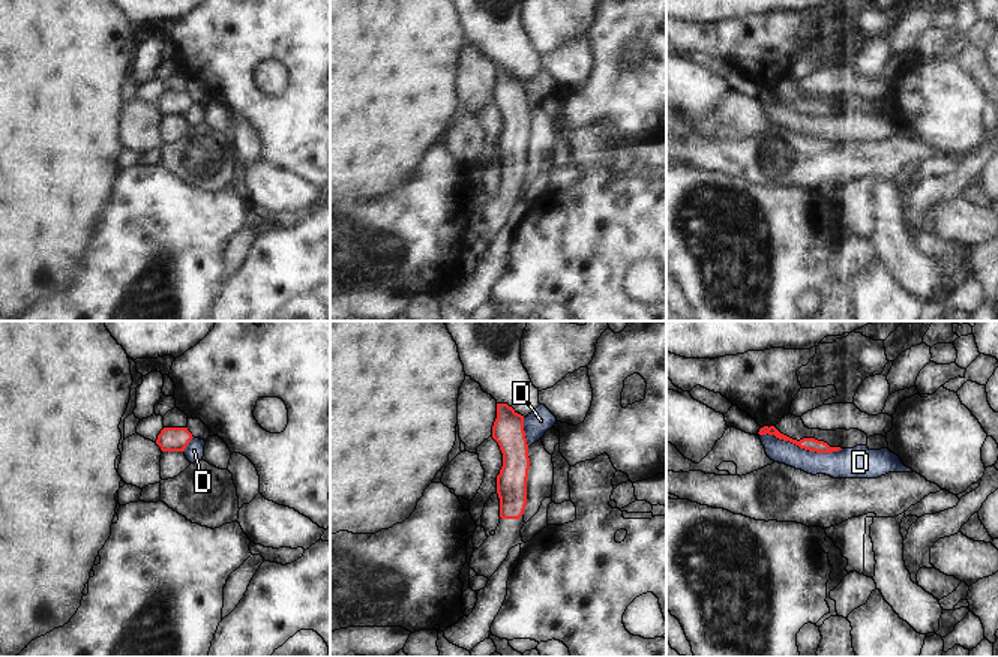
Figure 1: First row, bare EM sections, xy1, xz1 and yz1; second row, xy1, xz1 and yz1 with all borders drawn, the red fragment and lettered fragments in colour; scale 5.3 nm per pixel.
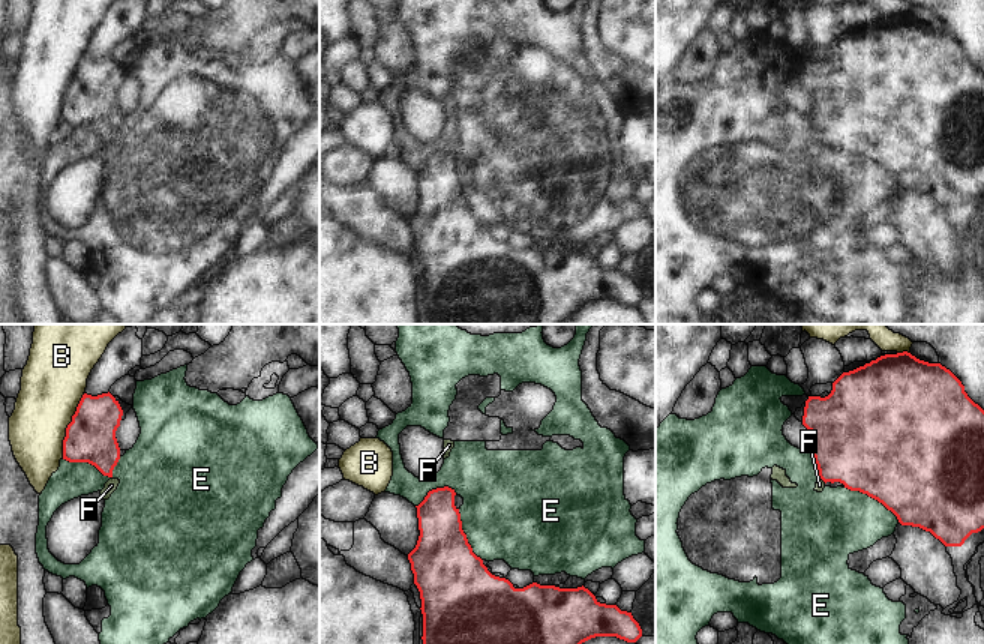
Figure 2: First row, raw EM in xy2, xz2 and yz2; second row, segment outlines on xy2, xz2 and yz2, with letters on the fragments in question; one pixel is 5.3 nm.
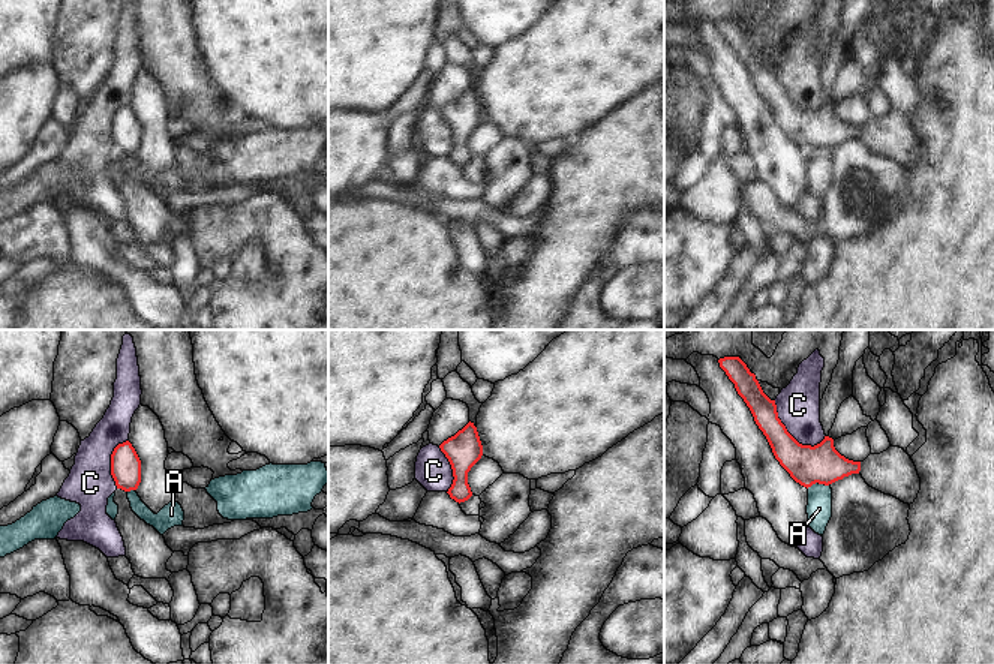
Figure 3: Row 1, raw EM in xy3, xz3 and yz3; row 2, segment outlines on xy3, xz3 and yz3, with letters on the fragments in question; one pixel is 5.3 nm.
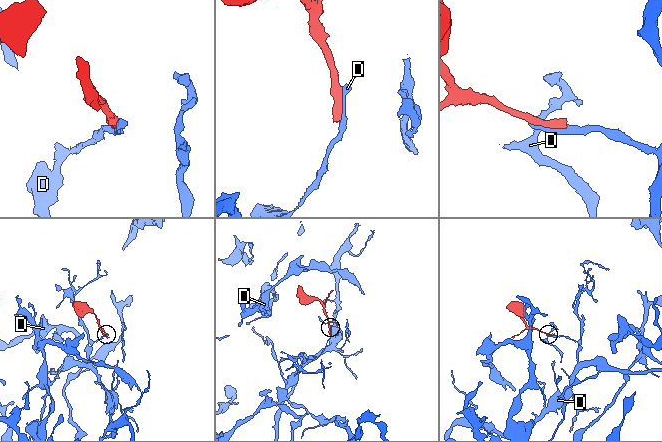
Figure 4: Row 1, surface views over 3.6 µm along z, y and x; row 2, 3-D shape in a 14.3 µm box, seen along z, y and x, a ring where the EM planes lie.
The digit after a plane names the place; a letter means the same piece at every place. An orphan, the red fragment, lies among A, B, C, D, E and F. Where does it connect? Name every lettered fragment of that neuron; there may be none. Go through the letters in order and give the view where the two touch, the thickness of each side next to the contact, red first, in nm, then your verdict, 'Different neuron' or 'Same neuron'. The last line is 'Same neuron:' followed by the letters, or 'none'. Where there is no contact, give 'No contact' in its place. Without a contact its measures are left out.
A: Touches red in yz3. Thickness 220 nm (red) against 140 nm. Different neuron
B: Touches red in xy2. Thickness 280 nm (red) against 340 nm. Different neuron
C: Touches red in yz3. Thickness 220 nm (red) against 240 nm. Different neuron
D: Touches red in yz1. Thickness 70 nm (red) against 160 nm. Different neuron
E: Touches red in xy2. Thickness 280 nm (red) against 260 nm. Different neuron
F: Touches red in yz2. Thickness 440 nm (red) against 50 nm. Different neuron
Same neuron: none.

